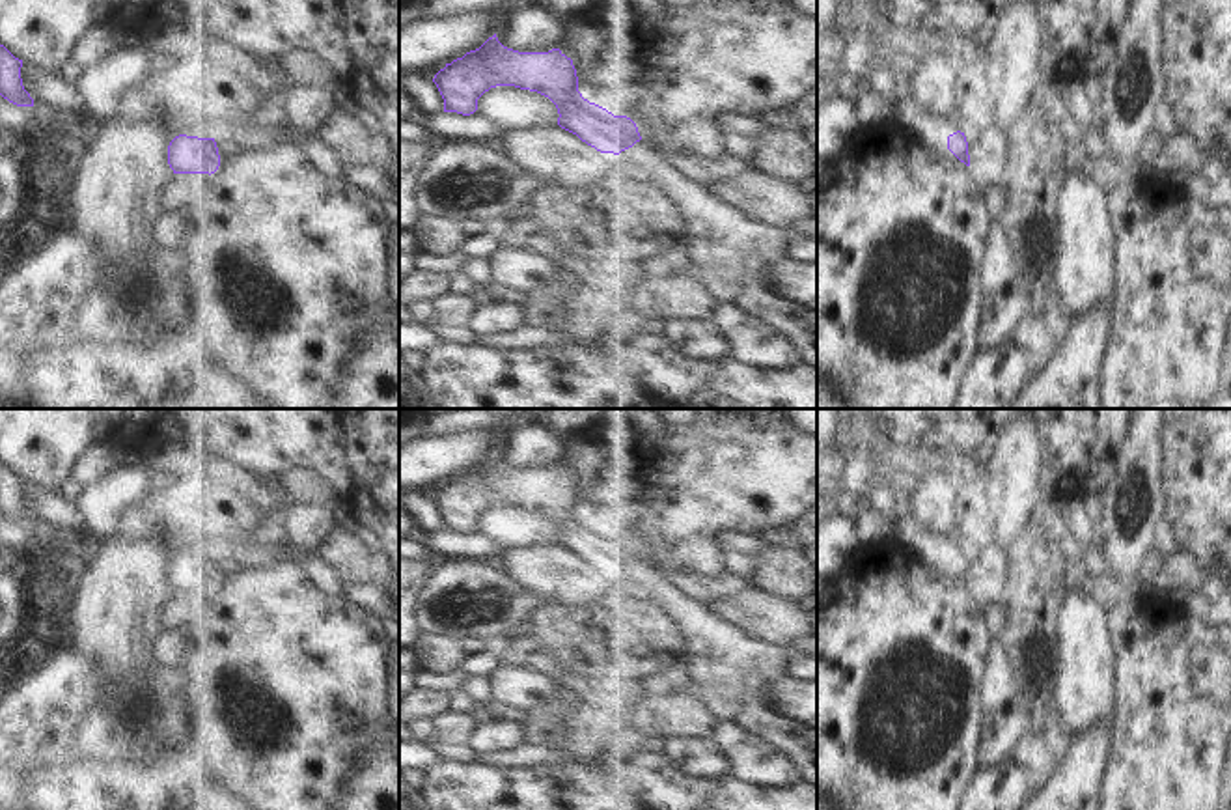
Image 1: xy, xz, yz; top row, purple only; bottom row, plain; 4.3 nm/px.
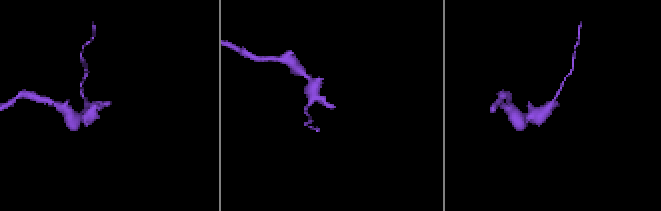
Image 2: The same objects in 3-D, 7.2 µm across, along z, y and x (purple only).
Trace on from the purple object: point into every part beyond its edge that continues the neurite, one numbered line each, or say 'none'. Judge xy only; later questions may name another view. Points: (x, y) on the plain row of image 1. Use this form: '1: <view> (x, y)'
1: xy (226, 562)

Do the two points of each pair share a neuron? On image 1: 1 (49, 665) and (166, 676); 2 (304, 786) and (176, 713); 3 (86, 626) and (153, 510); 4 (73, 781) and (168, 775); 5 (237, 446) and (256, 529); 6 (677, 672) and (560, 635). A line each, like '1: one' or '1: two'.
1: one
2: two
3: two
4: one
5: two
6: two

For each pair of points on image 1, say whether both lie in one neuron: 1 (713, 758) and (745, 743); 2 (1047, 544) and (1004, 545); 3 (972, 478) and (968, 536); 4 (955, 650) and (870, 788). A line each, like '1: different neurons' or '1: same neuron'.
1: different neurons
2: different neurons
3: same neuron
4: same neuron

